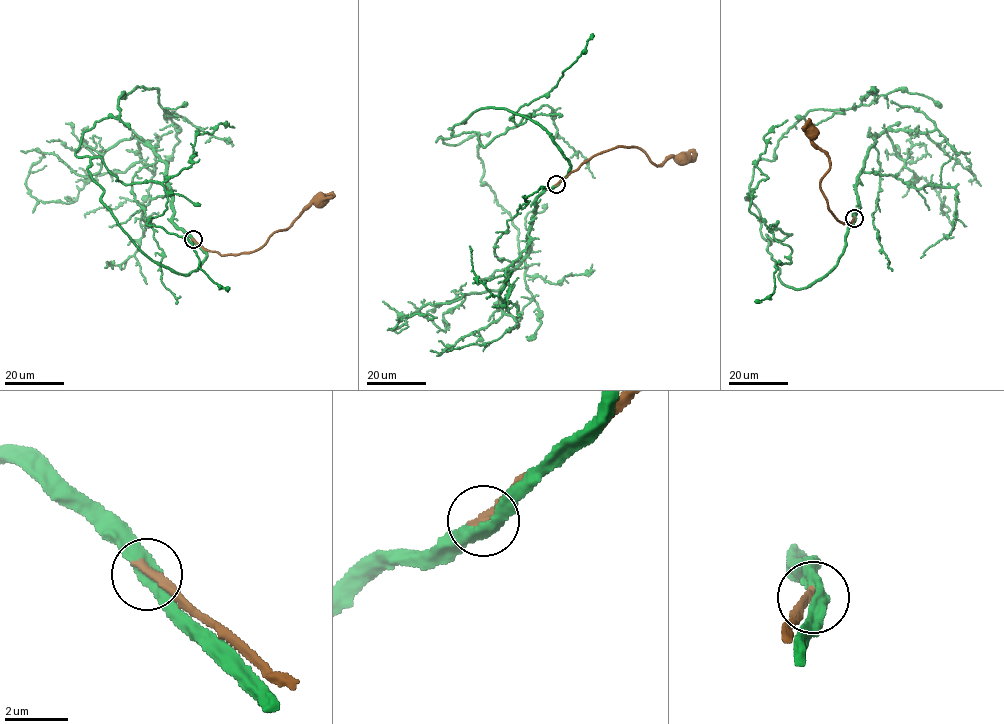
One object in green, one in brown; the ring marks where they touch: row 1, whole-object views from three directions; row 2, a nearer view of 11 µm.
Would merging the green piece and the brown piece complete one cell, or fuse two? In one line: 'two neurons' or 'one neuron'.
one neuron

